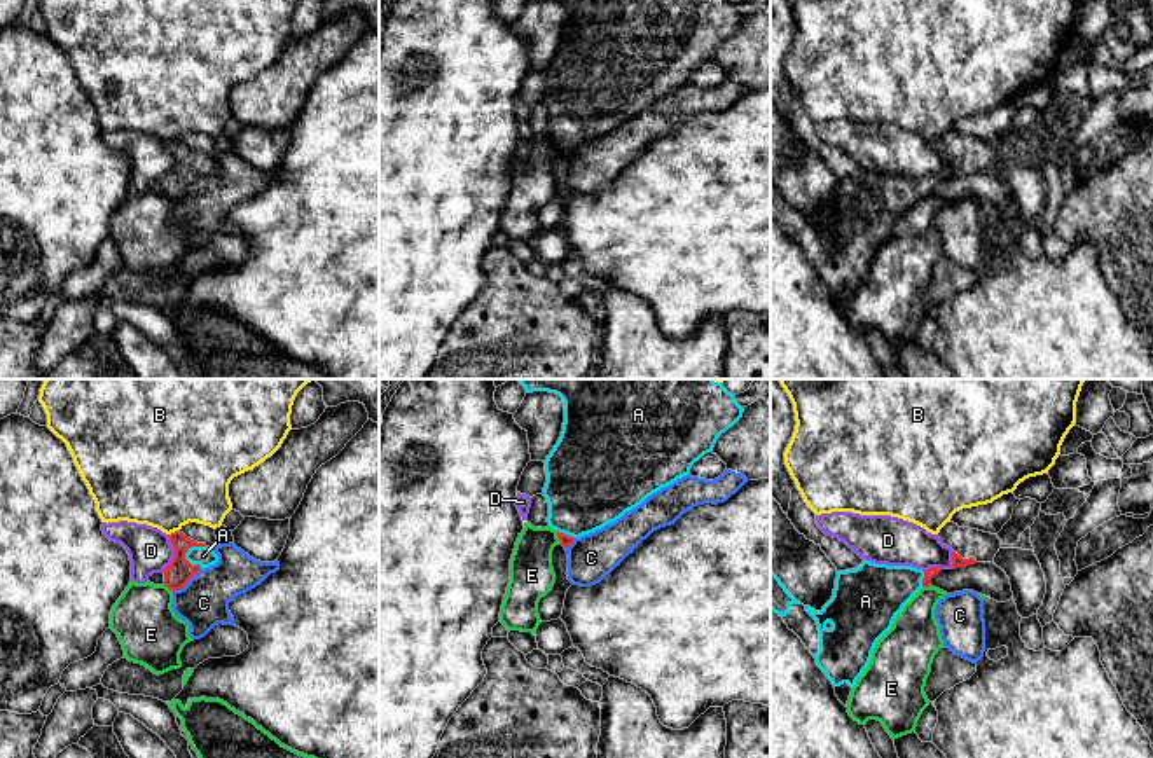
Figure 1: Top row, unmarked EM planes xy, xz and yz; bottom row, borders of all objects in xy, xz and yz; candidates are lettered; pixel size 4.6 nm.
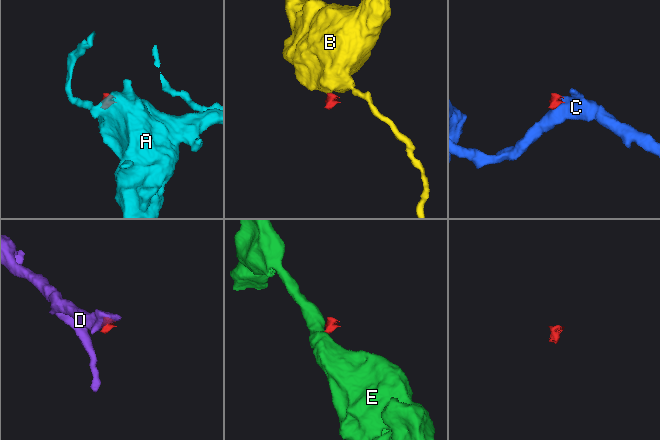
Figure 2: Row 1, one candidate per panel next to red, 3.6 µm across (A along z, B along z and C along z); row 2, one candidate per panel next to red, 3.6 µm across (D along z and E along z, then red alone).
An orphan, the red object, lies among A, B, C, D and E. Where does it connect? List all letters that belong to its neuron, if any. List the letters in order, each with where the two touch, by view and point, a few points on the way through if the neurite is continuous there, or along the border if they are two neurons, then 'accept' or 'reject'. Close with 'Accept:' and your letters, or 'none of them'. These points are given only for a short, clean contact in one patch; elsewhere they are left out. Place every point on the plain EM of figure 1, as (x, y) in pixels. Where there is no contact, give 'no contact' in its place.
A: xy (186, 168) | across xy (177, 184), (186, 168), (203, 165) | accept
B: xy (175, 140) | along xy (179, 138), (168, 144) | reject
C: xy (187, 191) | along xy (201, 179), (173, 201) | reject
D: xy (175, 163) | along xy (168, 144), (173, 154), (173, 168), (161, 180) | reject
E: xy (168, 196) | along xy (163, 192), (173, 199) | reject
Accept: A

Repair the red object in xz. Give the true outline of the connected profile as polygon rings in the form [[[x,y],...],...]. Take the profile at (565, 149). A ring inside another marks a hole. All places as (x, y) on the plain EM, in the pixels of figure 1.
[[[549,0],[564,10],[563,40],[547,65],[547,131],[563,155],[615,131],[690,77],[744,21],[728,0]]]

